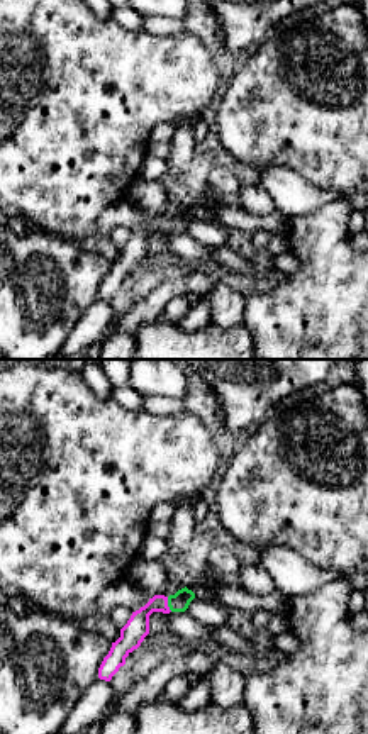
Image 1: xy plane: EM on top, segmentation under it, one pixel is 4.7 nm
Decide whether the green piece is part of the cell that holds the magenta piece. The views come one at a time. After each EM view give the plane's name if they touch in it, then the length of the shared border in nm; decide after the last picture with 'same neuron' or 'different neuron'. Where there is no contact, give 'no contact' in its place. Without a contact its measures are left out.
meets magenta in xy; contact 80 nm long

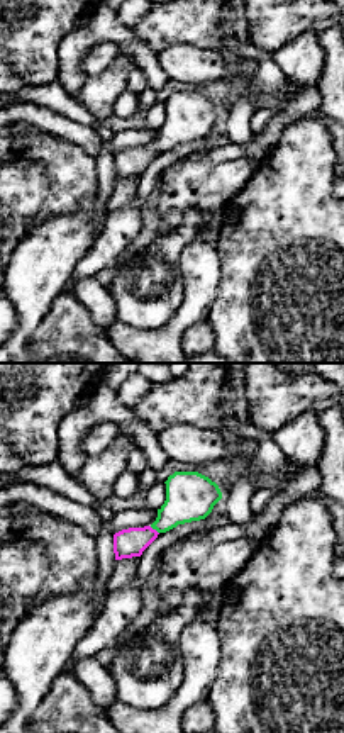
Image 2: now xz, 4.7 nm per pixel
meets magenta in xz; contact 60 nm long

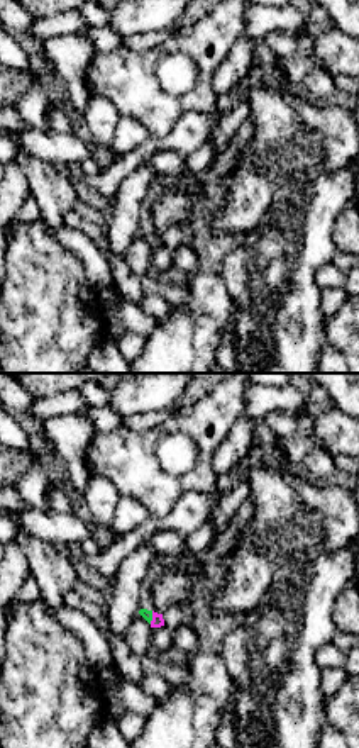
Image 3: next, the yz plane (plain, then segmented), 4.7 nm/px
meets magenta in yz; contact 70 nm long

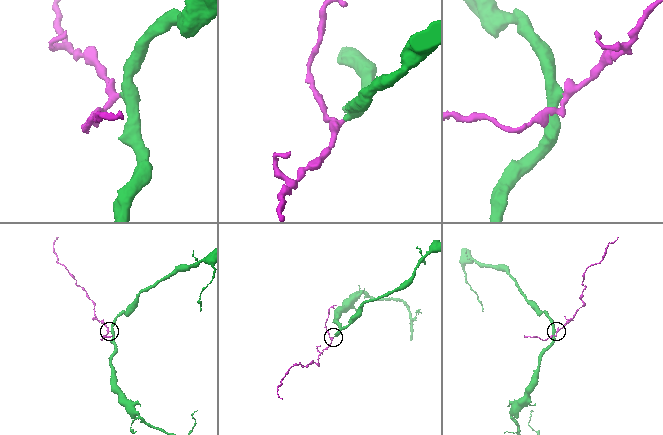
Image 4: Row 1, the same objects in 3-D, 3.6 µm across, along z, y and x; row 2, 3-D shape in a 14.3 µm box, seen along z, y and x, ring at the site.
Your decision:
same neuron

